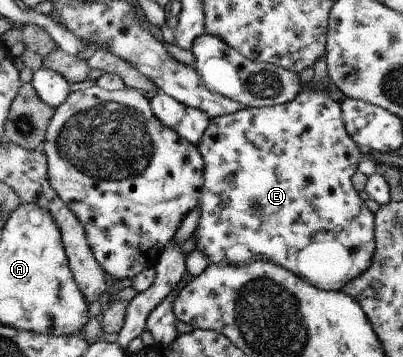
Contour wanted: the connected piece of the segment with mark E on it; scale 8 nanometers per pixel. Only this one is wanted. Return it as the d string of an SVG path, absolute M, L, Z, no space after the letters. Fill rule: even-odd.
M325 53L317 59L314 68L314 75L309 82L309 87L304 87L293 98L293 101L277 104L273 106L263 106L261 108L237 109L235 113L229 113L211 119L209 127L205 130L203 137L197 145L201 157L204 161L203 181L201 183L199 205L200 218L198 226L193 235L195 239L195 249L205 253L209 259L209 265L239 265L249 262L256 262L260 259L276 263L301 279L306 279L311 285L325 290L339 291L357 275L361 275L369 265L373 263L373 253L375 253L375 214L371 212L361 197L355 190L351 177L357 171L359 163L366 158L366 152L359 147L347 133L342 120L342 109L340 103L329 95L330 79L328 67L325 61Z

